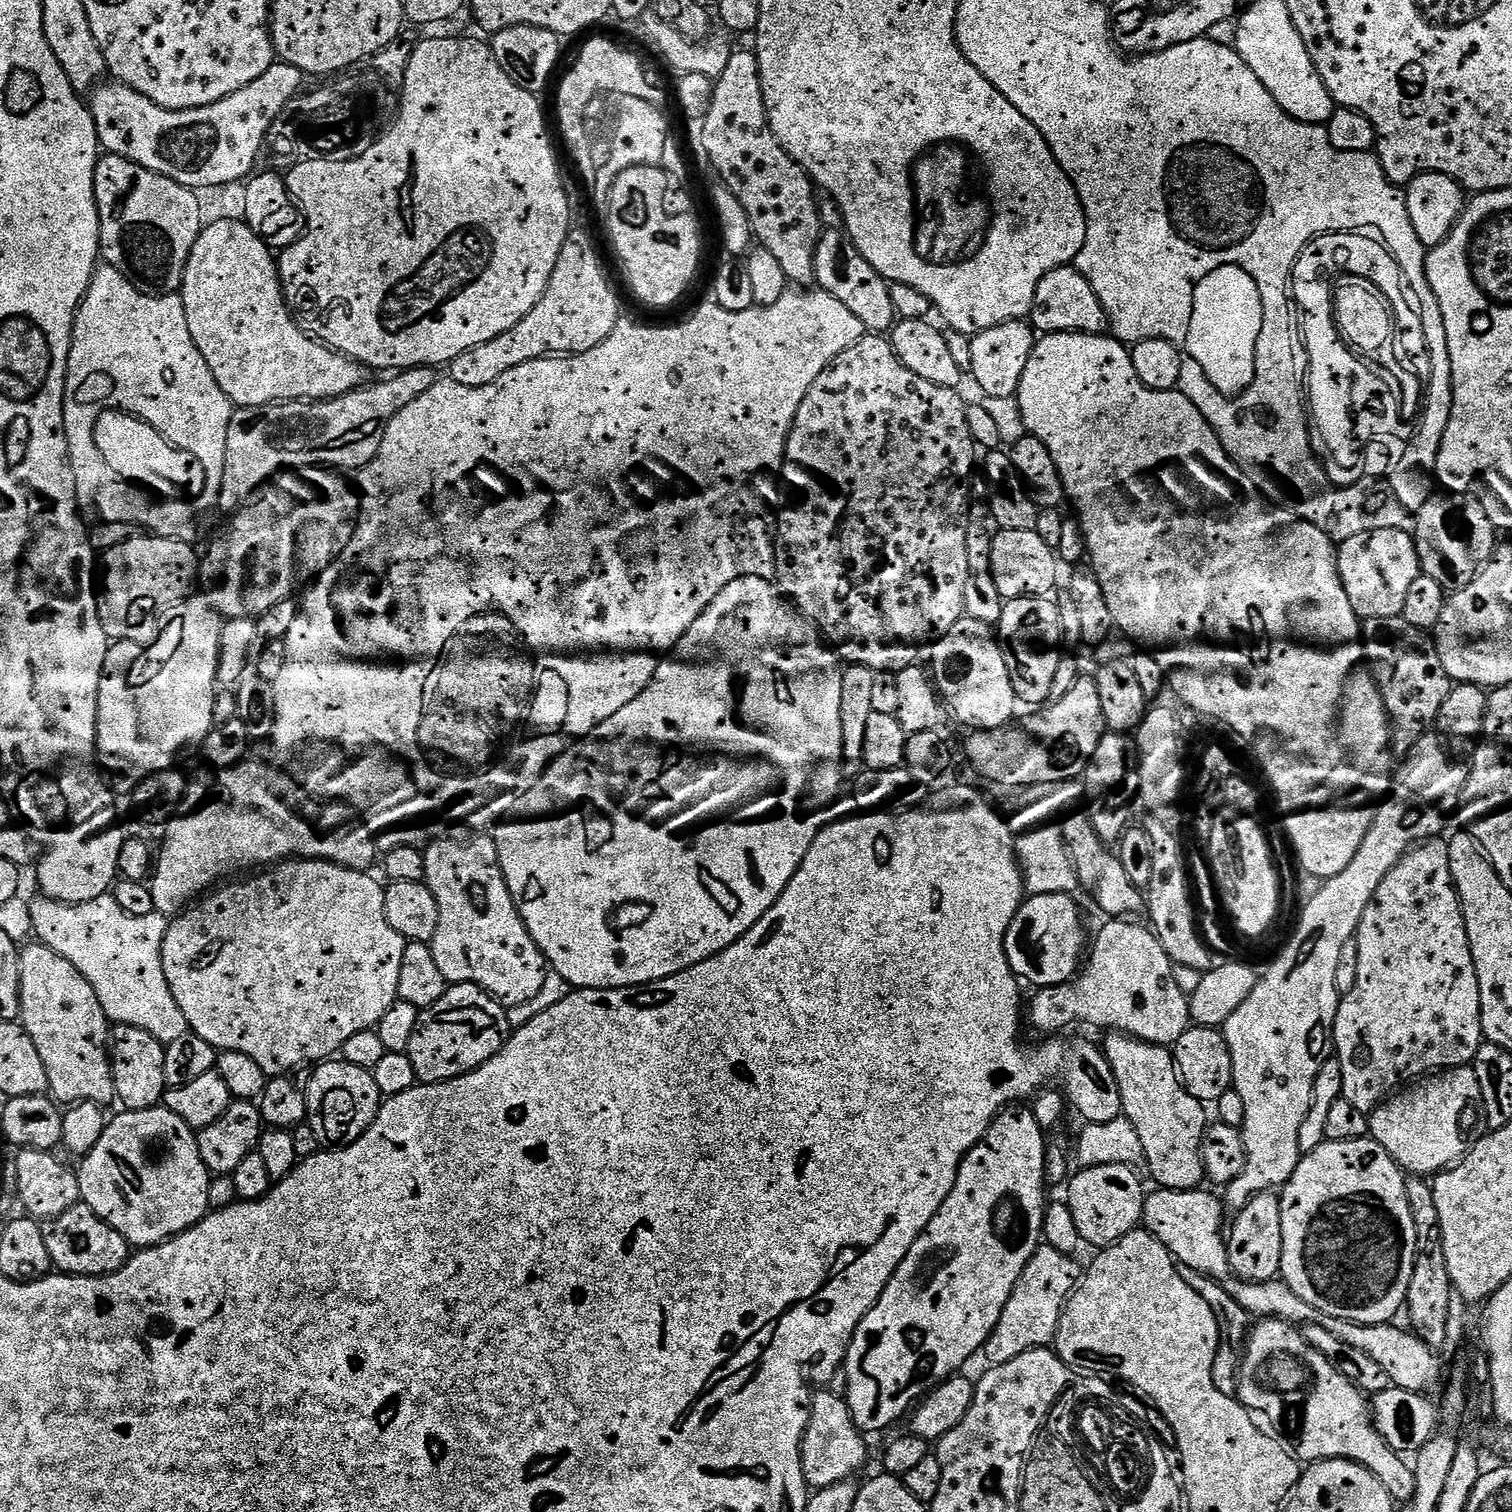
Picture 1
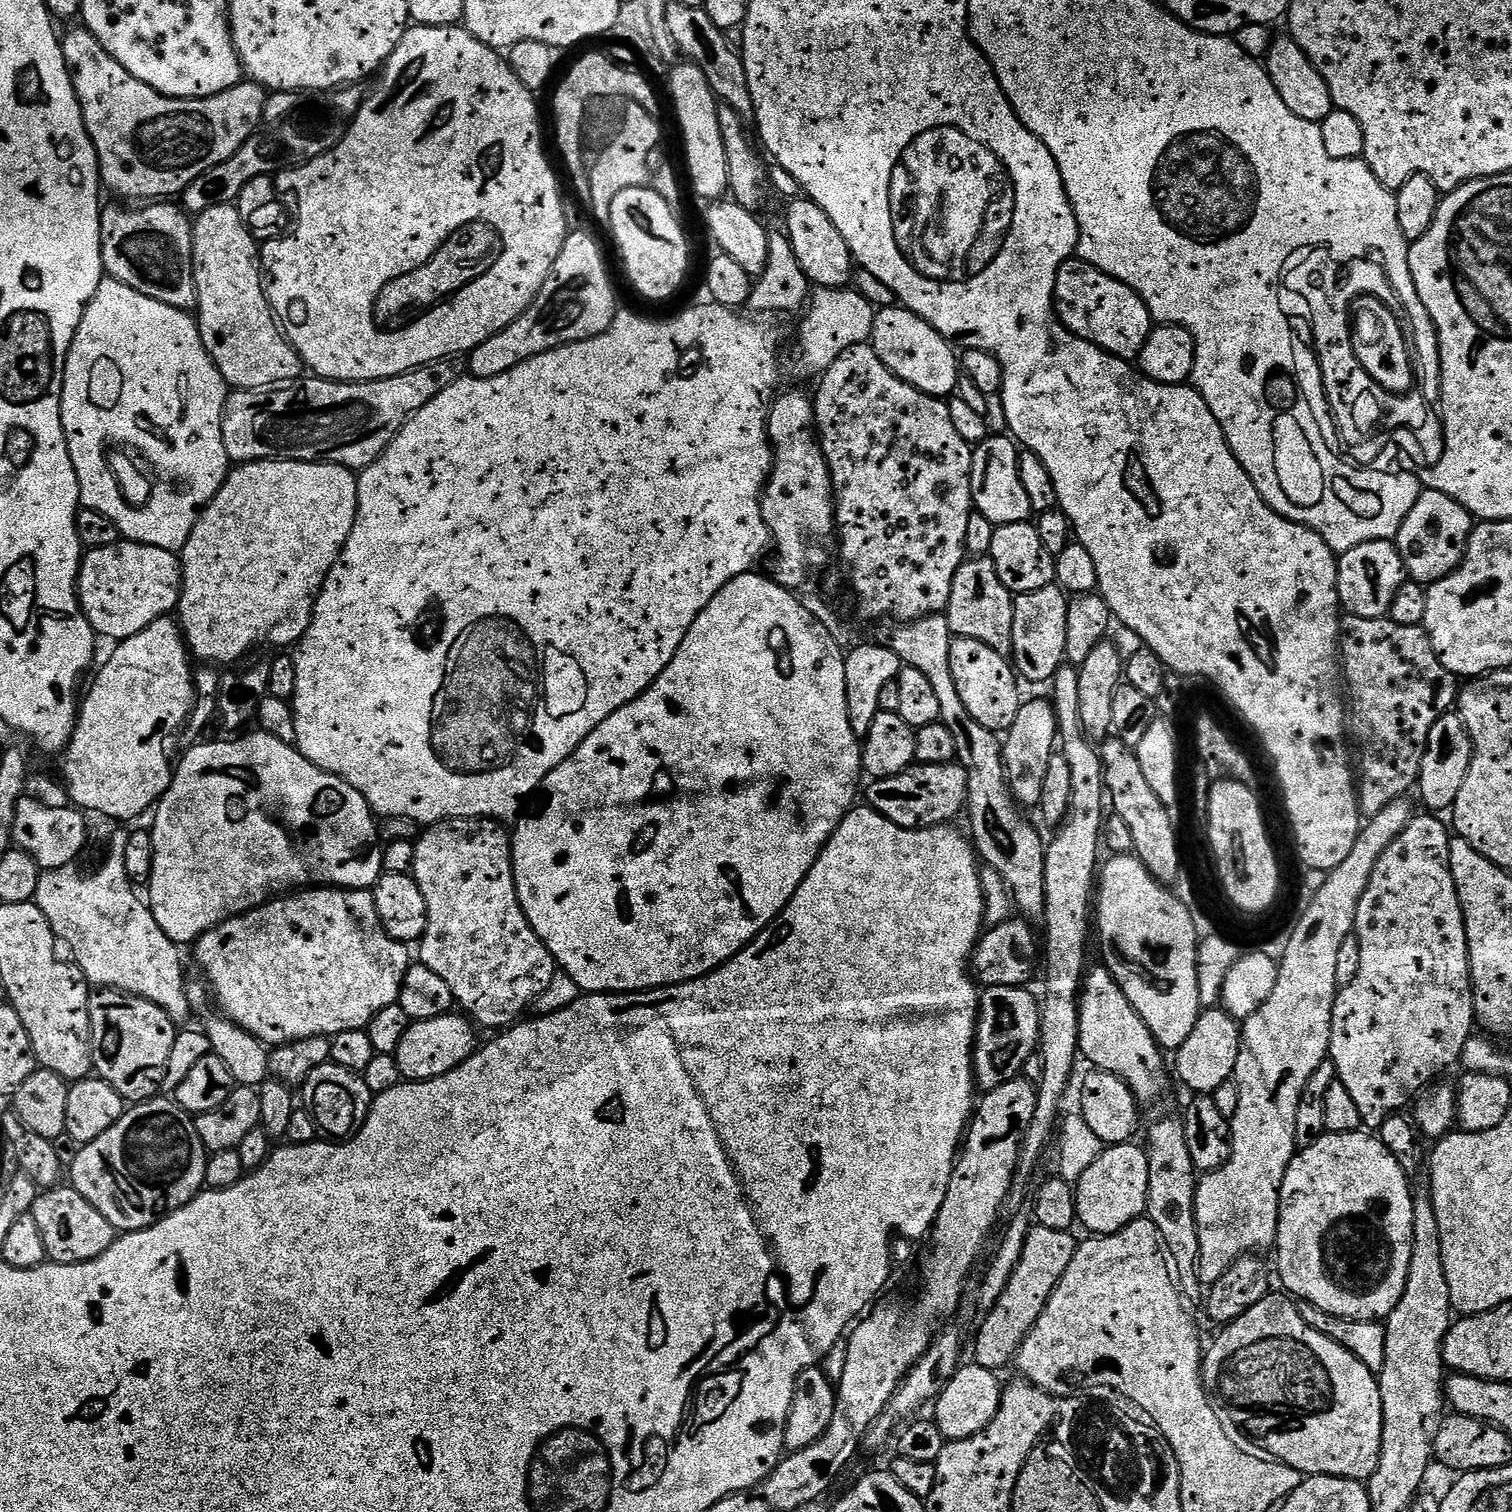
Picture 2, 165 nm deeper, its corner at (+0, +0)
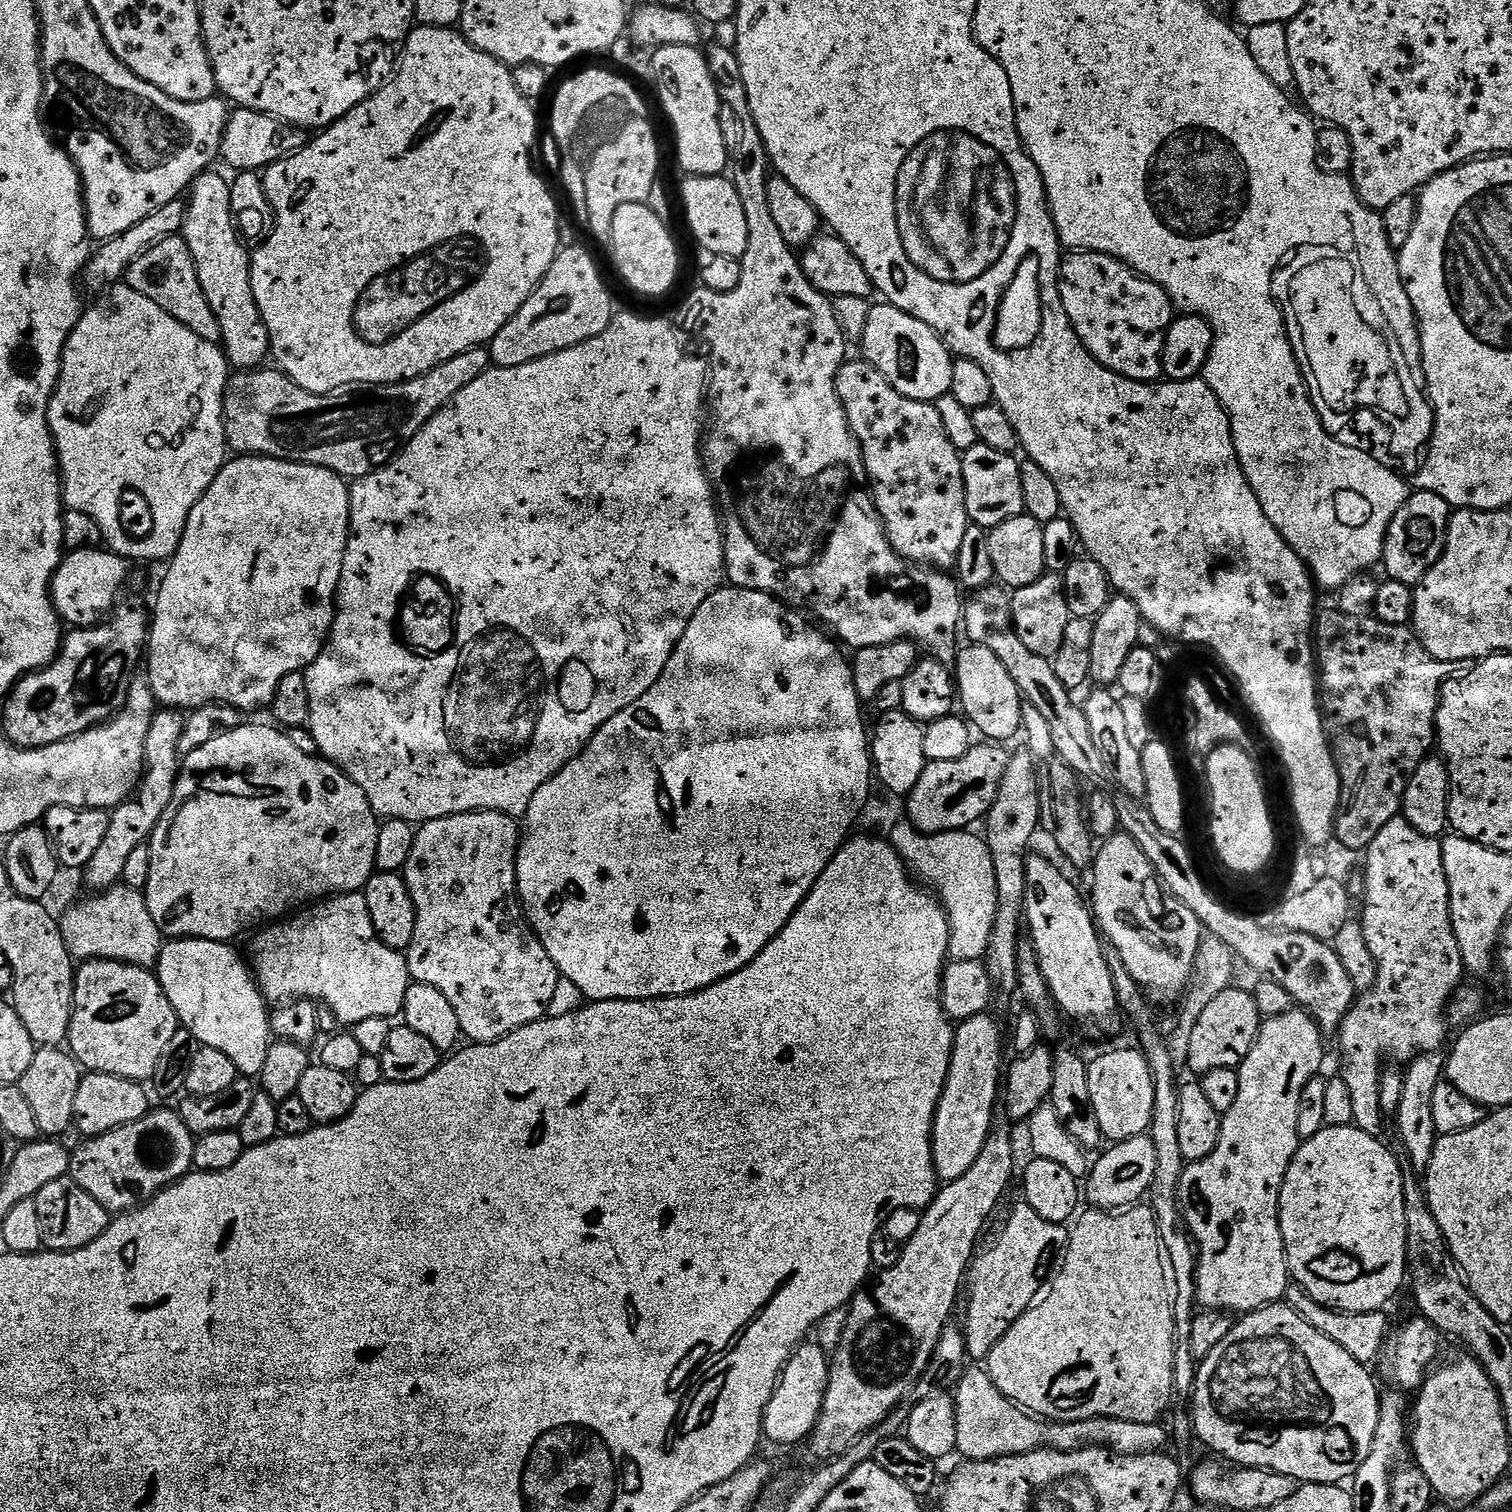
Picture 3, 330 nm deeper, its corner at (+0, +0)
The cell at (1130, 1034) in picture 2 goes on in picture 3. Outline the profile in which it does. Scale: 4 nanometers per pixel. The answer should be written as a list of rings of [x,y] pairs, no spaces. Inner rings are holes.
[[[1029,855],[1026,870],[1026,894],[1024,895],[1024,915],[1026,932],[1035,946],[1042,976],[1048,983],[1048,993],[1052,995],[1052,1003],[1061,1013],[1073,1016],[1076,1020],[1088,1020],[1088,1024],[1096,1032],[1116,1032],[1120,1028],[1120,1003],[1116,997],[1116,987],[1111,978],[1110,968],[1106,964],[1103,948],[1105,941],[1094,919],[1089,901],[1080,897],[1072,880],[1056,864],[1051,864],[1044,856]]]

